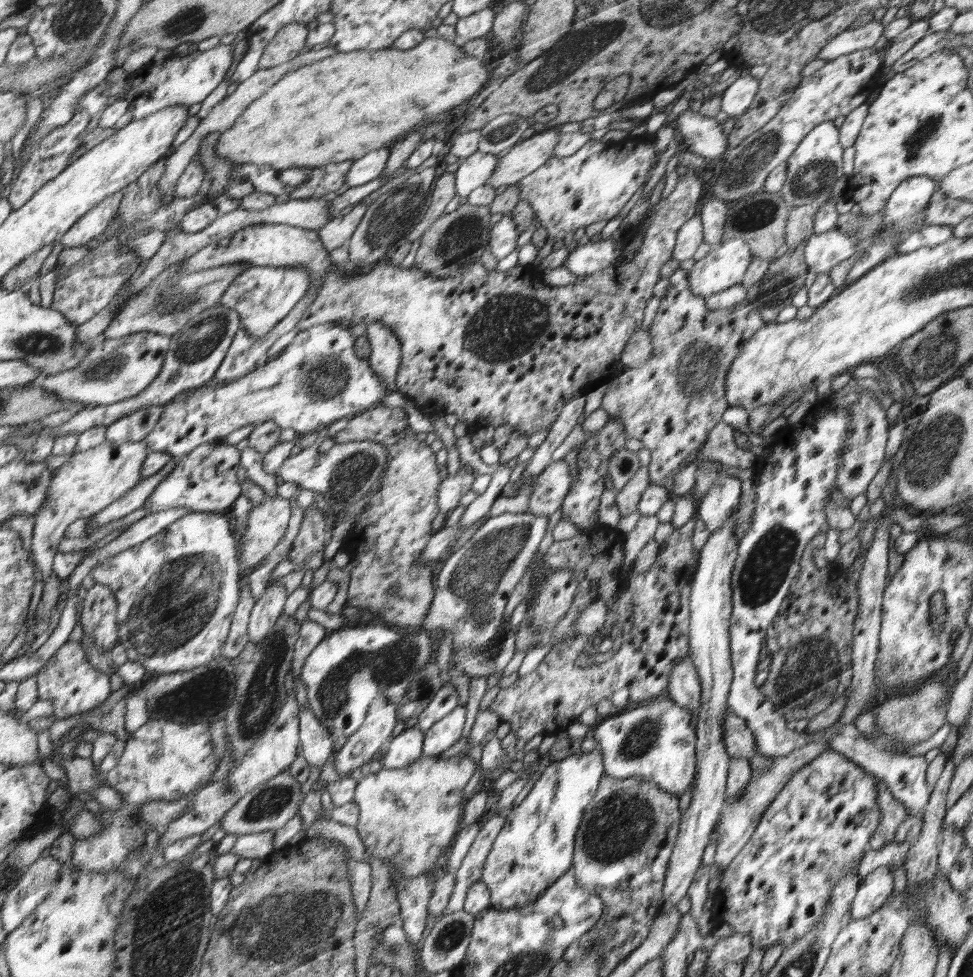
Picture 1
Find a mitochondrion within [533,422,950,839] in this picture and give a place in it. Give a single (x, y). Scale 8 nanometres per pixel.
(764, 570)

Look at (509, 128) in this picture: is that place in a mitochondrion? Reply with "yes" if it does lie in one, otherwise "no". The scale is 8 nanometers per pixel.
yes

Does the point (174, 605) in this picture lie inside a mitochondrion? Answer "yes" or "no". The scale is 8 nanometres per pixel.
yes

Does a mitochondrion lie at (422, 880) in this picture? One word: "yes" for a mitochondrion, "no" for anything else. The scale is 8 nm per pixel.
no

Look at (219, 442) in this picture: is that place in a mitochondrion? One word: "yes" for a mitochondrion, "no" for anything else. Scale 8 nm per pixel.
no

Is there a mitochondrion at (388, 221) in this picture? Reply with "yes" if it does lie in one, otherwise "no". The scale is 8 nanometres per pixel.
yes

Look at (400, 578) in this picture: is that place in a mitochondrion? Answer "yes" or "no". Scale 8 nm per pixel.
no

